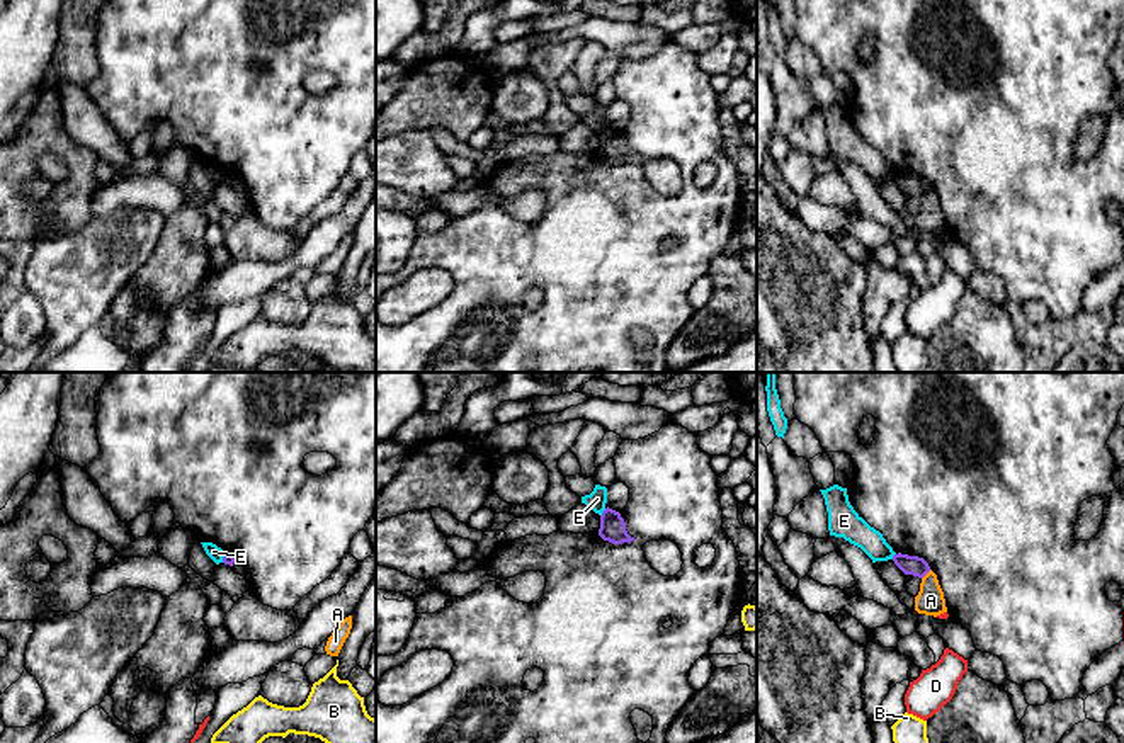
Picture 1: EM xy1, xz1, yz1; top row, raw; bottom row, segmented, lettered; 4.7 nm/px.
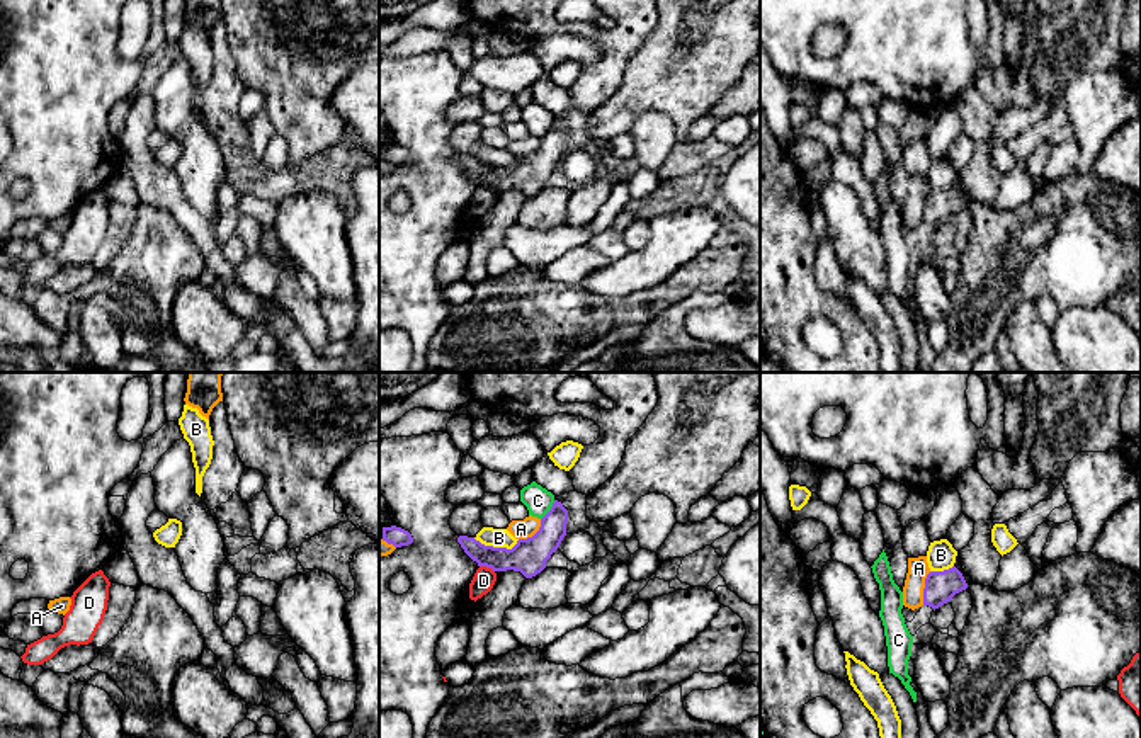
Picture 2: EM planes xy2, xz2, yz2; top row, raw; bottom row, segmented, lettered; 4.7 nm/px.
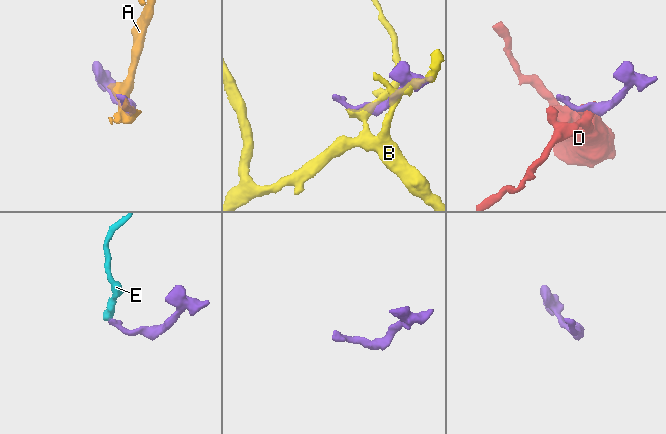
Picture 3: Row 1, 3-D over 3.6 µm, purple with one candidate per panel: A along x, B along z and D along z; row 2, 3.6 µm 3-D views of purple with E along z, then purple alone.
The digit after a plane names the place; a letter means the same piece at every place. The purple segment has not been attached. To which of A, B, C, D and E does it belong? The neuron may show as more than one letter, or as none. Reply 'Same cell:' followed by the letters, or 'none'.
Same cell: none

